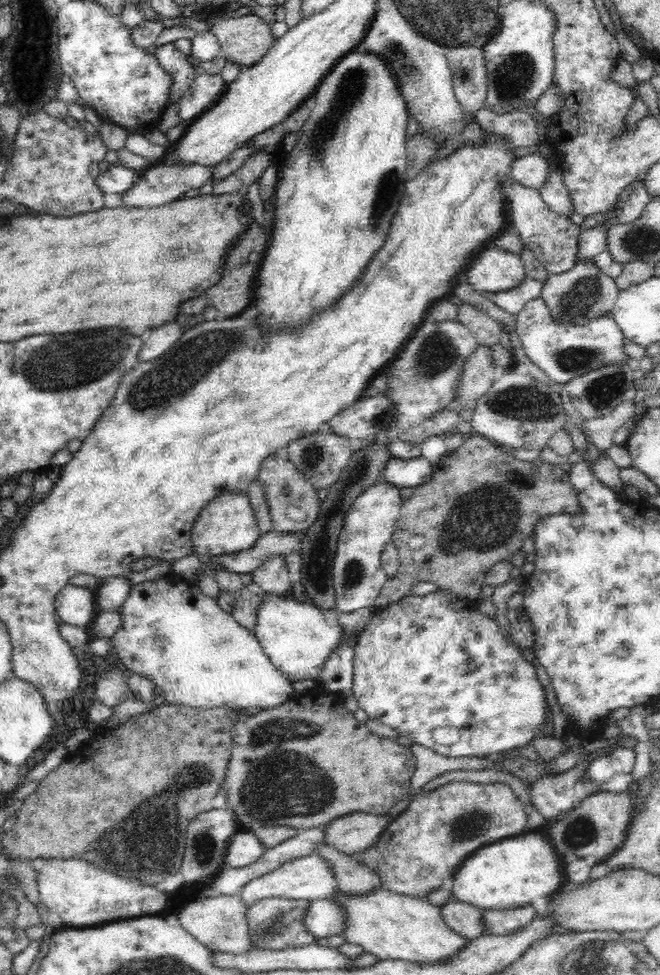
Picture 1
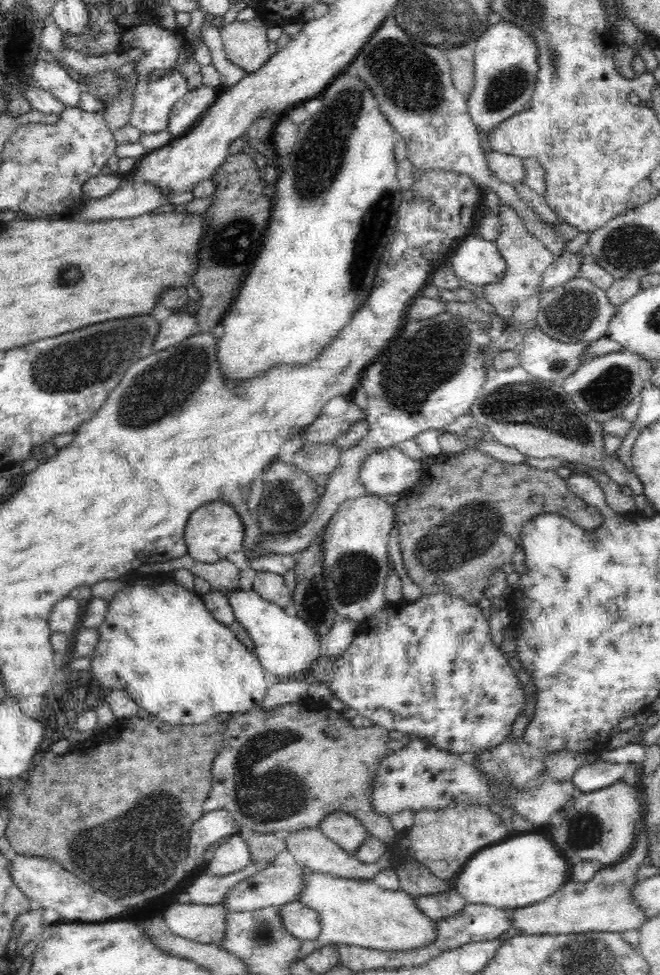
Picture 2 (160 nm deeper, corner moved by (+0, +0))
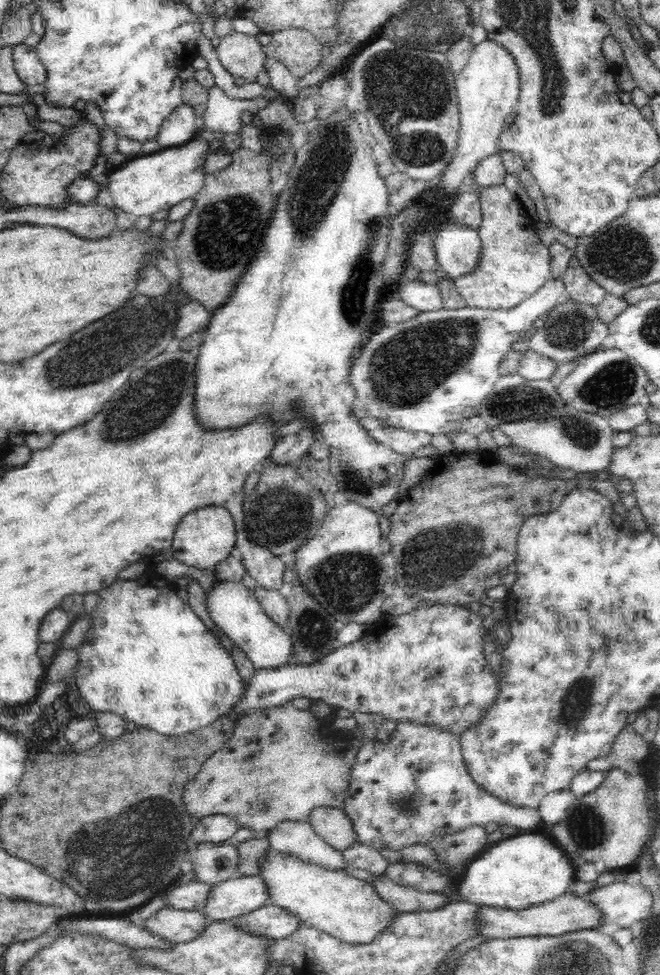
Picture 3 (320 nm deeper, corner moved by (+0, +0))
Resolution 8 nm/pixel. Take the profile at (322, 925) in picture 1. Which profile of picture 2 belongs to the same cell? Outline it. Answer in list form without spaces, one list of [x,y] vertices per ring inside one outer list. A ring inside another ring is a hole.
[[[297,900],[283,904],[279,915],[288,933],[300,941],[316,940],[321,933],[317,912]]]

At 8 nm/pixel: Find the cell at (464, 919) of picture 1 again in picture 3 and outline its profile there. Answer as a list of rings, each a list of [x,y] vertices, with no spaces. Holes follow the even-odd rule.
[[[387,875],[371,882],[380,898],[399,912],[434,910],[447,905],[450,897],[438,892],[422,892],[407,884],[394,883]]]

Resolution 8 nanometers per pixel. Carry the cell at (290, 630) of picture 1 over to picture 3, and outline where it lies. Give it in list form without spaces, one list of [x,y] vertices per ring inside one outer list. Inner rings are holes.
[[[231,580],[219,581],[214,588],[206,591],[206,610],[210,620],[219,632],[224,632],[228,640],[237,646],[241,652],[252,662],[255,670],[273,669],[296,662],[292,654],[292,641],[286,628],[280,628],[262,610],[255,596],[255,591],[248,590],[242,582]]]

